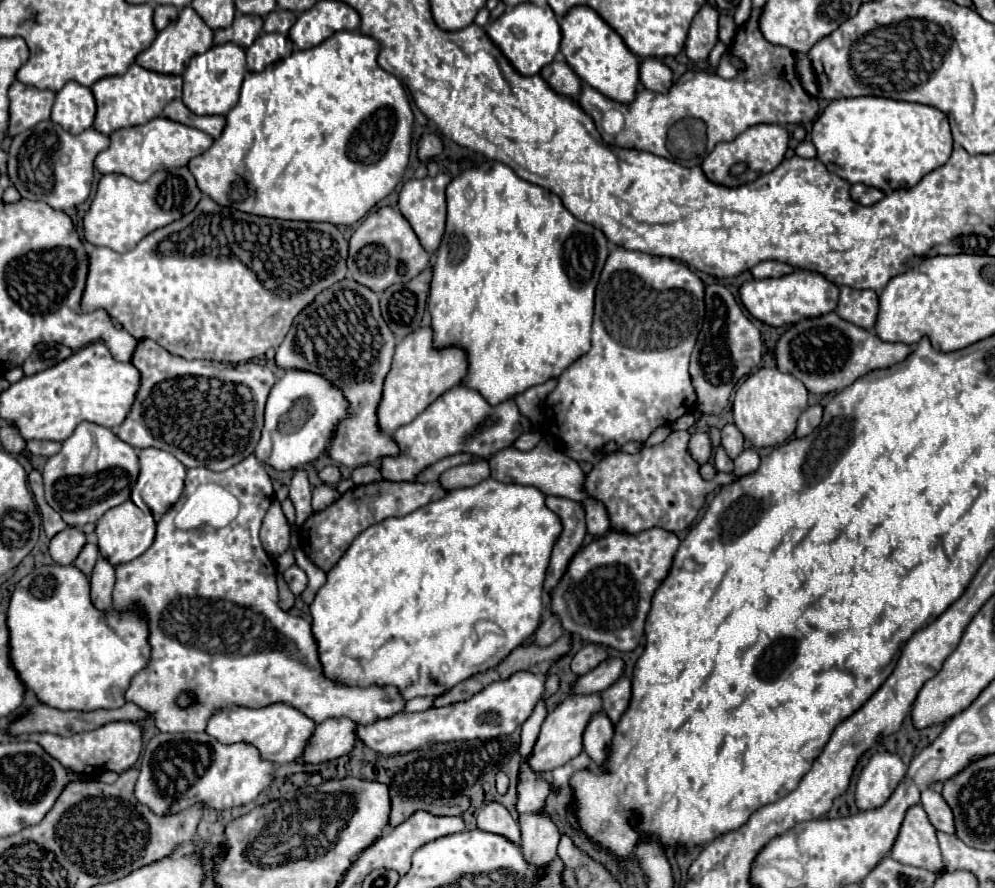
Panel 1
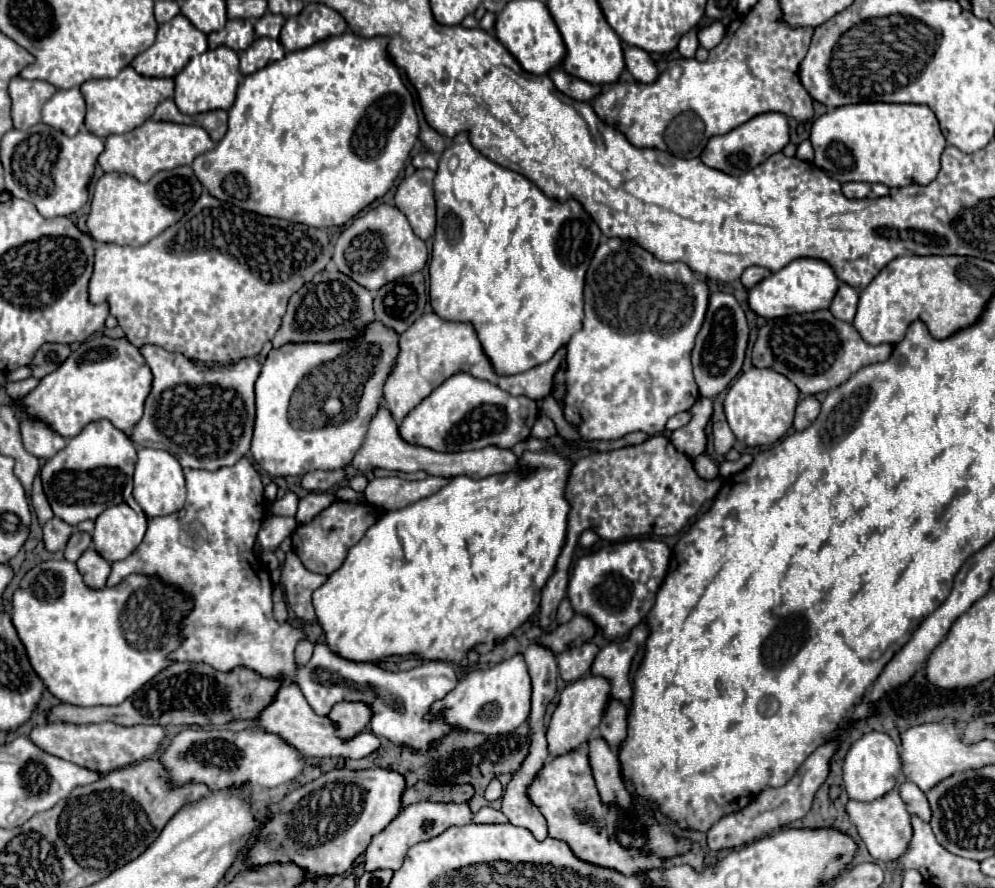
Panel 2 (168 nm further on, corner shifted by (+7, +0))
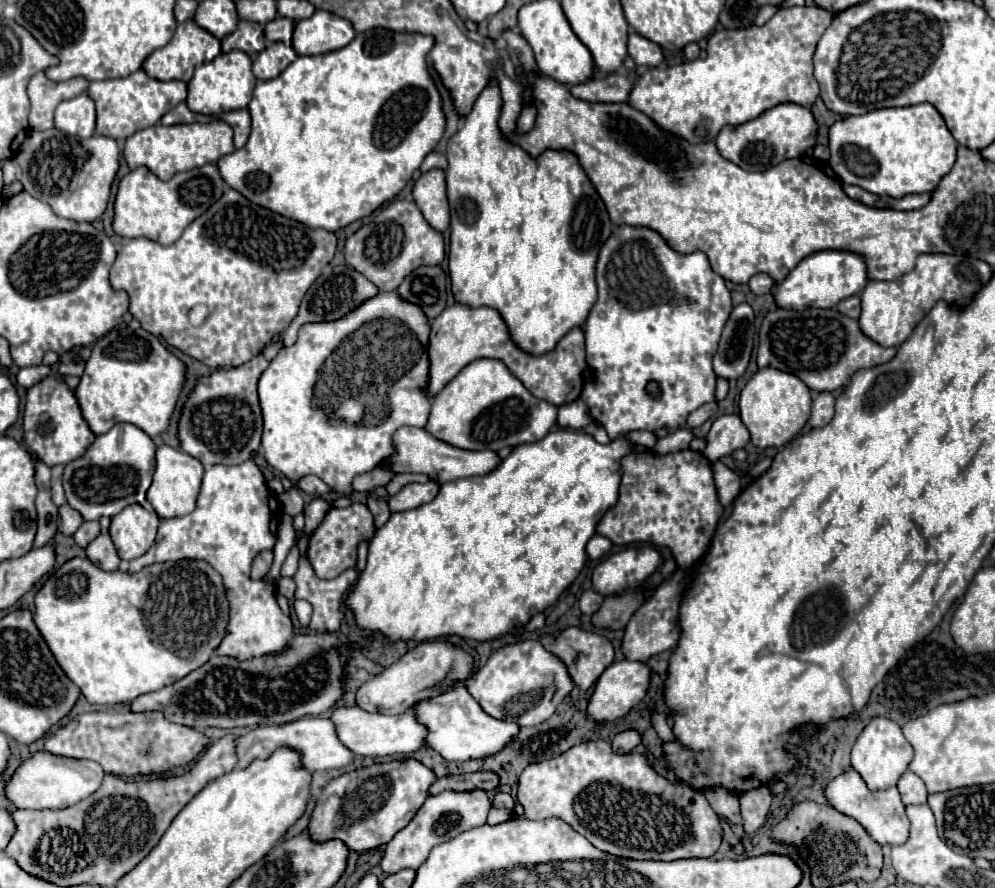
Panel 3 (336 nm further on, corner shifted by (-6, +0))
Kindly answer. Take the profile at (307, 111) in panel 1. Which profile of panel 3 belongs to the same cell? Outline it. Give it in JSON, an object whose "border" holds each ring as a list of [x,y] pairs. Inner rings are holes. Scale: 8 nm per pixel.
{"border":[[[371,29],[365,33],[357,33],[355,39],[337,51],[323,53],[317,57],[297,57],[279,77],[269,79],[269,81],[257,81],[257,87],[253,91],[251,99],[251,119],[253,119],[253,129],[247,145],[243,149],[237,149],[217,161],[219,171],[223,181],[239,191],[243,197],[249,201],[263,205],[283,217],[291,217],[311,229],[327,229],[327,231],[337,231],[347,227],[349,223],[363,219],[371,215],[377,207],[381,207],[385,201],[391,201],[411,179],[413,171],[419,169],[427,153],[435,149],[439,139],[443,137],[445,131],[445,113],[443,113],[443,101],[439,95],[439,89],[429,73],[427,65],[427,55],[433,49],[435,39],[431,35],[419,35],[419,33],[397,33],[391,29]]]}

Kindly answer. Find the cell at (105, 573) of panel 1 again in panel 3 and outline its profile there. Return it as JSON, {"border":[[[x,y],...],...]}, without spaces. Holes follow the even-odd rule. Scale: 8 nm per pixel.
{"border":[[[99,533],[99,537],[95,537],[95,541],[91,541],[91,545],[87,545],[85,551],[87,551],[87,557],[95,565],[99,565],[101,569],[105,569],[105,571],[119,569],[121,559],[119,559],[119,555],[113,547],[113,541],[111,541],[109,533]]]}

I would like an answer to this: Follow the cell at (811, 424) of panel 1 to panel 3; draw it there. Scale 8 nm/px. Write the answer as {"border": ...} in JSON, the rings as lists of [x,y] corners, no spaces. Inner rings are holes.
{"border":[[[819,393],[817,399],[813,401],[813,409],[811,409],[811,419],[809,425],[811,427],[823,427],[831,421],[833,417],[833,407],[835,407],[835,397],[831,393]]]}

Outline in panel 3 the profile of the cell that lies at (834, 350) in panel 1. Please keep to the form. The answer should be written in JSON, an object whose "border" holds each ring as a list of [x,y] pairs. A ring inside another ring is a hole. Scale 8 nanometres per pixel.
{"border":[[[777,307],[763,317],[759,329],[757,365],[781,369],[797,375],[813,391],[835,391],[847,383],[847,379],[867,367],[875,367],[891,361],[895,349],[881,347],[865,337],[855,319],[831,309],[805,309],[791,311]]]}

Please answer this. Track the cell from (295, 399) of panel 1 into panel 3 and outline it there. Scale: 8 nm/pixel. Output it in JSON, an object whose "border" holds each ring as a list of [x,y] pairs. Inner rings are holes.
{"border":[[[389,291],[389,293],[377,293],[377,295],[375,295],[375,297],[371,297],[371,301],[363,301],[363,305],[359,305],[359,309],[353,309],[353,311],[351,311],[351,313],[347,313],[347,317],[341,317],[341,319],[339,319],[339,321],[319,321],[319,323],[307,323],[307,325],[303,325],[303,329],[299,329],[299,341],[297,341],[297,343],[295,343],[295,357],[293,357],[293,345],[291,345],[291,347],[283,347],[283,349],[281,349],[281,351],[279,351],[279,353],[277,353],[277,357],[275,357],[275,359],[273,359],[273,361],[271,361],[271,363],[269,363],[269,367],[267,367],[267,369],[265,369],[265,371],[263,371],[263,375],[261,375],[261,377],[259,377],[259,383],[257,383],[257,391],[259,391],[259,403],[261,403],[261,411],[263,411],[263,443],[261,443],[261,445],[263,445],[263,453],[265,453],[265,461],[267,461],[267,463],[269,463],[269,465],[271,465],[271,467],[275,467],[275,469],[277,469],[277,471],[281,471],[281,473],[283,473],[283,475],[285,475],[285,477],[287,477],[287,479],[289,479],[289,481],[291,481],[291,483],[297,483],[297,481],[299,481],[299,479],[301,479],[301,477],[305,477],[305,475],[317,475],[317,477],[321,477],[321,479],[323,479],[323,481],[325,481],[325,483],[327,483],[327,485],[329,485],[329,487],[331,487],[331,491],[333,491],[333,493],[339,493],[339,495],[349,495],[349,493],[353,493],[353,489],[351,489],[351,481],[353,481],[353,479],[355,479],[355,477],[357,477],[357,475],[361,475],[361,473],[367,473],[367,471],[371,471],[371,469],[375,469],[375,467],[379,467],[379,463],[381,463],[381,461],[385,461],[385,459],[387,459],[387,457],[391,457],[391,453],[395,453],[395,447],[393,447],[393,433],[395,433],[395,431],[397,431],[397,429],[401,429],[401,427],[421,427],[421,429],[423,429],[423,427],[425,427],[425,425],[427,425],[427,417],[429,417],[429,411],[431,411],[431,397],[427,397],[427,385],[429,385],[429,355],[427,355],[427,345],[429,345],[429,333],[431,333],[431,327],[429,327],[429,321],[427,321],[427,317],[423,317],[423,309],[419,309],[419,305],[411,305],[411,303],[409,303],[409,301],[403,301],[403,297],[399,297],[399,293],[395,293],[395,291]],[[353,375],[369,375],[369,381],[377,381],[377,383],[383,383],[383,395],[381,395],[381,389],[379,389],[379,385],[377,385],[377,389],[375,389],[375,387],[367,387],[367,389],[369,389],[369,397],[371,397],[371,401],[369,401],[369,399],[367,399],[367,407],[365,407],[365,403],[363,403],[363,399],[361,399],[361,397],[359,397],[359,391],[357,391],[357,389],[359,389],[359,387],[355,387],[355,385],[353,385]],[[379,395],[381,395],[381,397],[383,397],[383,409],[379,409],[379,407],[377,407],[377,399],[379,399]]]}

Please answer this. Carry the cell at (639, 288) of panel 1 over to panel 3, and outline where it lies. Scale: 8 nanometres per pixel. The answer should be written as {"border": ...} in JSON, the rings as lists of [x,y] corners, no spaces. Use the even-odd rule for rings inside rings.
{"border":[[[619,225],[599,251],[597,289],[599,297],[585,325],[587,365],[595,373],[595,383],[585,383],[581,401],[585,401],[593,421],[603,425],[611,439],[639,429],[657,431],[665,425],[667,429],[679,429],[691,411],[715,401],[717,375],[711,359],[717,353],[717,343],[733,305],[725,279],[713,273],[703,251],[679,253],[653,229]],[[649,381],[659,383],[659,399],[647,393]]]}

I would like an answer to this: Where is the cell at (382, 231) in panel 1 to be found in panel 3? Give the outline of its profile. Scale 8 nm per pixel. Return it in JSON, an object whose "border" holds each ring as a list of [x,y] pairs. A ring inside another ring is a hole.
{"border":[[[395,199],[381,207],[373,215],[371,223],[363,225],[355,235],[347,239],[345,259],[347,265],[363,273],[381,291],[395,291],[401,281],[417,267],[439,265],[445,259],[445,243],[443,235],[425,221],[415,201]]]}

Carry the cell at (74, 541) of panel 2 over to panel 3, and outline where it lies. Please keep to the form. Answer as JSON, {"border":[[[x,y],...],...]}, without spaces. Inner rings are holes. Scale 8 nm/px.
{"border":[[[83,521],[83,525],[73,533],[73,539],[79,547],[87,547],[99,535],[99,531],[99,521]]]}

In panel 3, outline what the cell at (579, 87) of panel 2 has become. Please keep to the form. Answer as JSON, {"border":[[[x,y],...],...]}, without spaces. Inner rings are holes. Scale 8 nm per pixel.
{"border":[[[611,73],[603,77],[589,79],[581,85],[569,87],[571,93],[583,101],[599,101],[599,103],[625,103],[629,93],[631,93],[633,83],[621,75],[621,73]]]}

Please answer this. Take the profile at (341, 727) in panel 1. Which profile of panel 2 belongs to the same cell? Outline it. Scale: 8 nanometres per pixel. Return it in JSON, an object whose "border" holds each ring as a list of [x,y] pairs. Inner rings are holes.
{"border":[[[336,703],[334,709],[328,713],[330,721],[334,721],[334,729],[338,729],[338,737],[344,741],[360,733],[370,723],[370,707],[364,703]]]}

